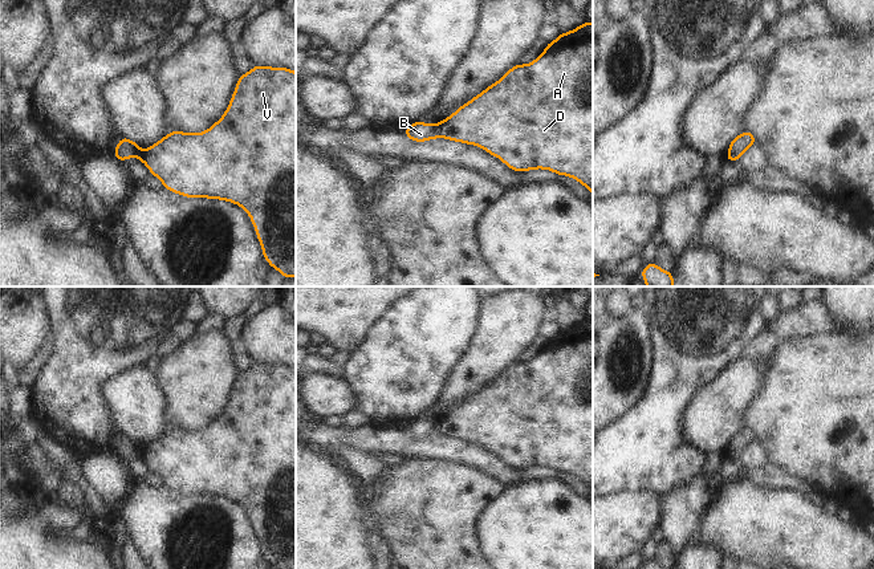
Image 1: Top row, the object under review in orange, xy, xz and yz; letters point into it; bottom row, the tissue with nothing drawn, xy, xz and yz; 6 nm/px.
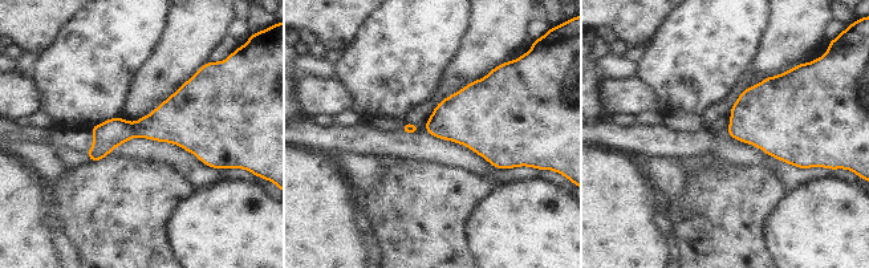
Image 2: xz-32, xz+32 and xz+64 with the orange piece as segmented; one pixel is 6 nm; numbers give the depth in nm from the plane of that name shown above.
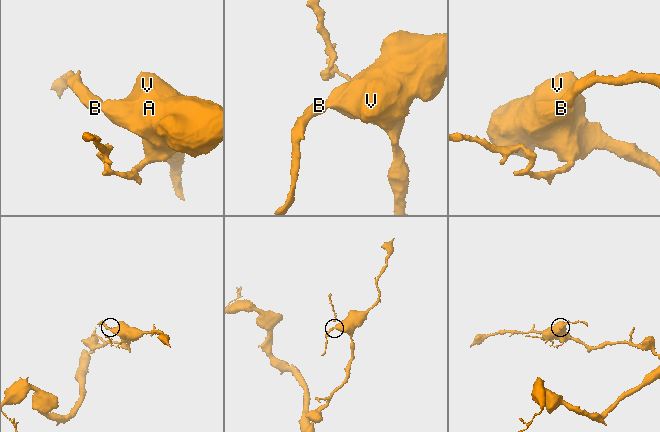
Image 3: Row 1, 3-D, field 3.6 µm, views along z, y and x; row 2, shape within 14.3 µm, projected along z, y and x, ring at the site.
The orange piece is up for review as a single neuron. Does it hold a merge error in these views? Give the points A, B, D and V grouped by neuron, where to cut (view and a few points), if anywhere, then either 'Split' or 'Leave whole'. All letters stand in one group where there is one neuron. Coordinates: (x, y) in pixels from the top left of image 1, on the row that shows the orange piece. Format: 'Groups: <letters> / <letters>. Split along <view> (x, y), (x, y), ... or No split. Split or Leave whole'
Groups: A D V / B. Split along xz (436, 125), (436, 131), (440, 135). Split.

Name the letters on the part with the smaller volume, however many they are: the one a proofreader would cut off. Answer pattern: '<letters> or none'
B

